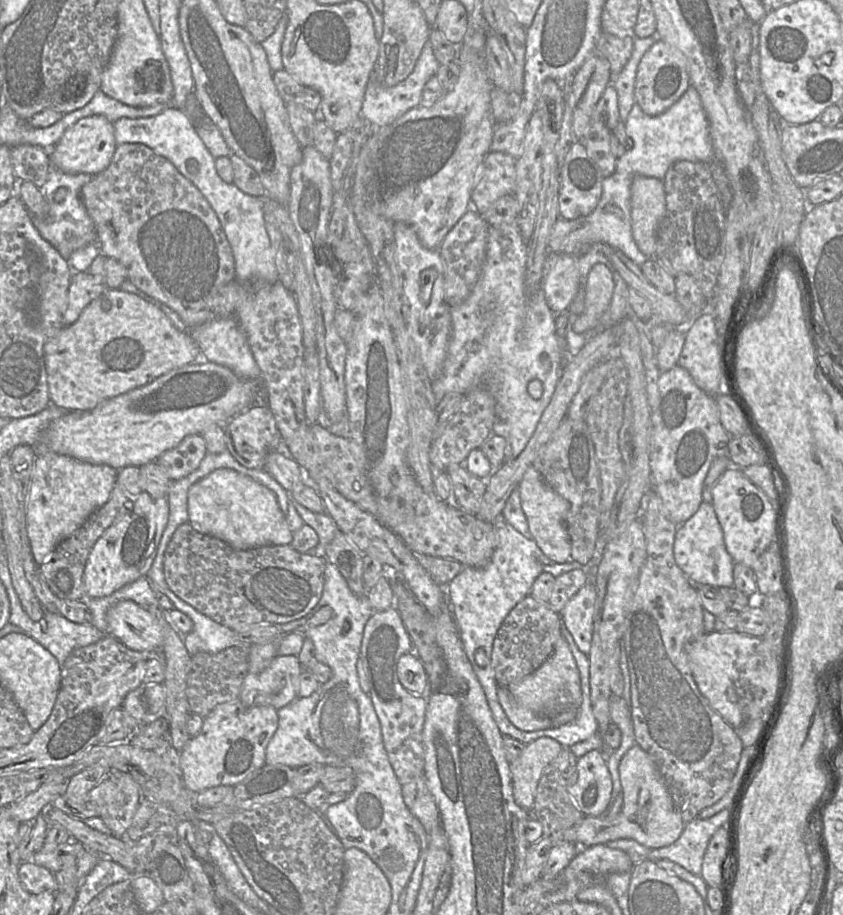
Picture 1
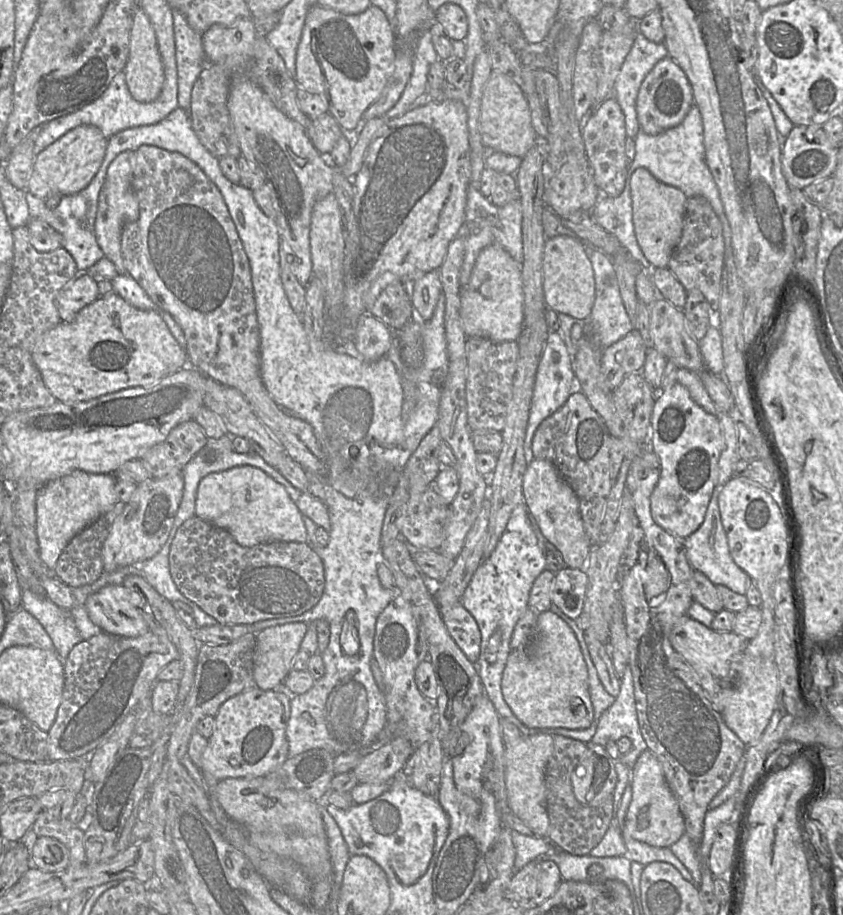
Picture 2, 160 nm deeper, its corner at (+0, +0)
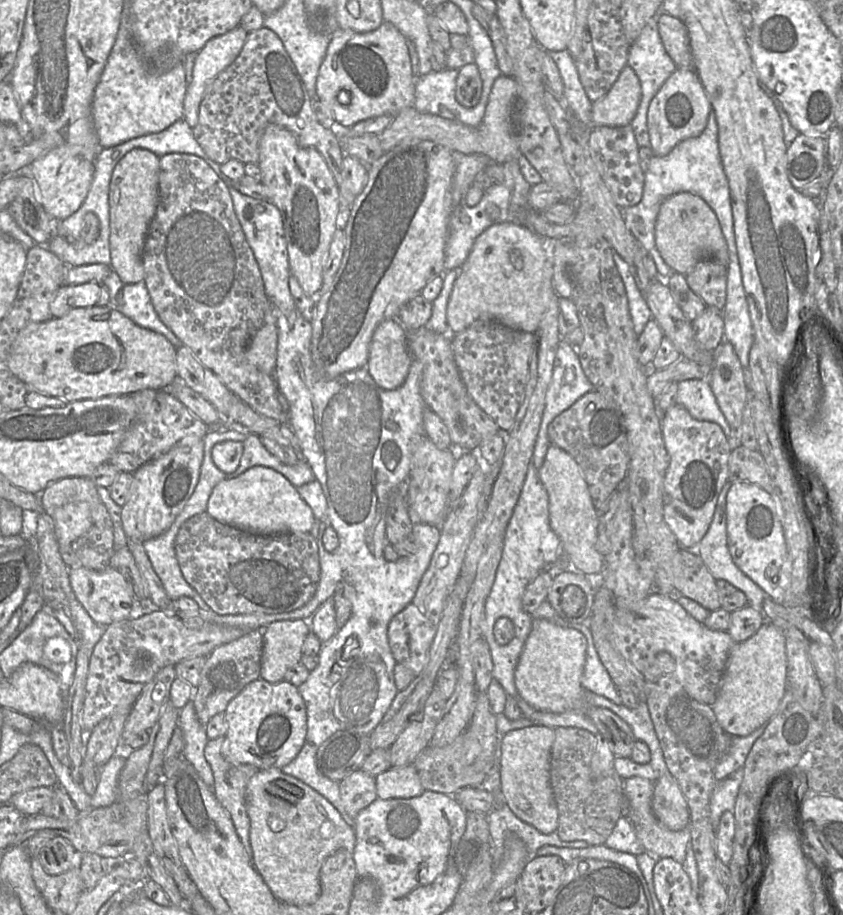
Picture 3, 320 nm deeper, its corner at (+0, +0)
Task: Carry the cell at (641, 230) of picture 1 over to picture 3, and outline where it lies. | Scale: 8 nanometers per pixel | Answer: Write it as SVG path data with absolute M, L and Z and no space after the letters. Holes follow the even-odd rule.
M673 194L663 201L655 224L655 243L661 257L676 273L686 275L704 257L728 264L728 247L712 208L698 195Z

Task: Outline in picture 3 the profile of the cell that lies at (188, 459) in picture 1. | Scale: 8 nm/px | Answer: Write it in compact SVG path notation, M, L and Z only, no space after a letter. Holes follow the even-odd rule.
M143 389L131 394L137 406L137 414L120 444L112 453L108 463L114 465L119 472L135 473L142 465L168 452L186 437L203 439L209 431L209 426L197 418L169 389Z

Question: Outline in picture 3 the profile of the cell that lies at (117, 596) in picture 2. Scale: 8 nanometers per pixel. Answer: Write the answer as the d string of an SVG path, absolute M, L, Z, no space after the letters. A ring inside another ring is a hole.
M69 568L69 581L77 600L95 623L107 627L130 619L133 599L125 579L115 569Z

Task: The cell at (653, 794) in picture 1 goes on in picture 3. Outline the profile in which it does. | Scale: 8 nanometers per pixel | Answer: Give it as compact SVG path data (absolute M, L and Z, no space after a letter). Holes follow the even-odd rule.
M665 774L654 782L651 808L655 817L670 830L682 830L689 823L687 801L671 774Z

